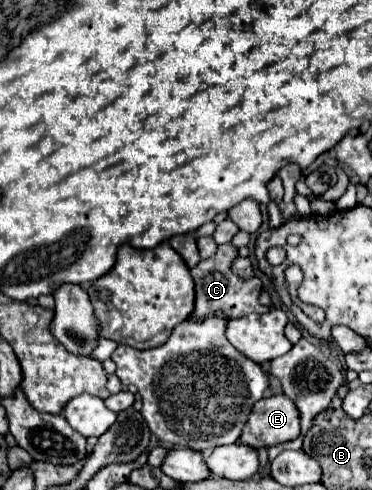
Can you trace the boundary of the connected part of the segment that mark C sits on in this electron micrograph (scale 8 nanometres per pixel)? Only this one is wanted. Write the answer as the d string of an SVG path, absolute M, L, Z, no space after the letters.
M224 243L218 247L216 255L210 259L200 261L192 269L192 277L196 283L196 307L194 307L194 319L204 319L208 315L214 315L216 311L226 313L228 319L238 319L248 313L266 313L268 307L260 305L258 297L262 291L262 281L260 277L250 277L250 279L240 279L236 273L232 273L232 261L238 257L238 247L232 243Z

